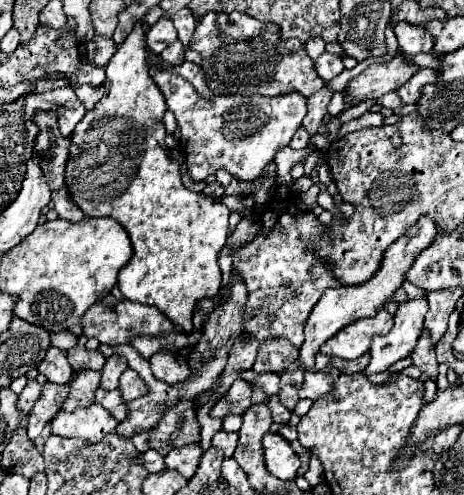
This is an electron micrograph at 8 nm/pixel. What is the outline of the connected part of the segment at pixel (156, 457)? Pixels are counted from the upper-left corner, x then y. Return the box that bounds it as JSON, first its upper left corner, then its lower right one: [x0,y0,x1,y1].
[143,449,165,473]

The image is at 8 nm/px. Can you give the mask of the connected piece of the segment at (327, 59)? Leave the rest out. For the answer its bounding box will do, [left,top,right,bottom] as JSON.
[315,51,345,81]

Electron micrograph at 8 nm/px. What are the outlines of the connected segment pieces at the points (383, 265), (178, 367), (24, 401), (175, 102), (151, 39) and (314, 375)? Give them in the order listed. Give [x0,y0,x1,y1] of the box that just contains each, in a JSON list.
[[295,217,437,371],[149,351,193,385],[17,379,41,413],[149,67,307,181],[145,17,177,55],[299,371,331,401]]

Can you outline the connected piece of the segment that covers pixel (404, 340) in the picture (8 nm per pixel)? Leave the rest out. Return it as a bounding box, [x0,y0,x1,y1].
[367,297,427,373]

